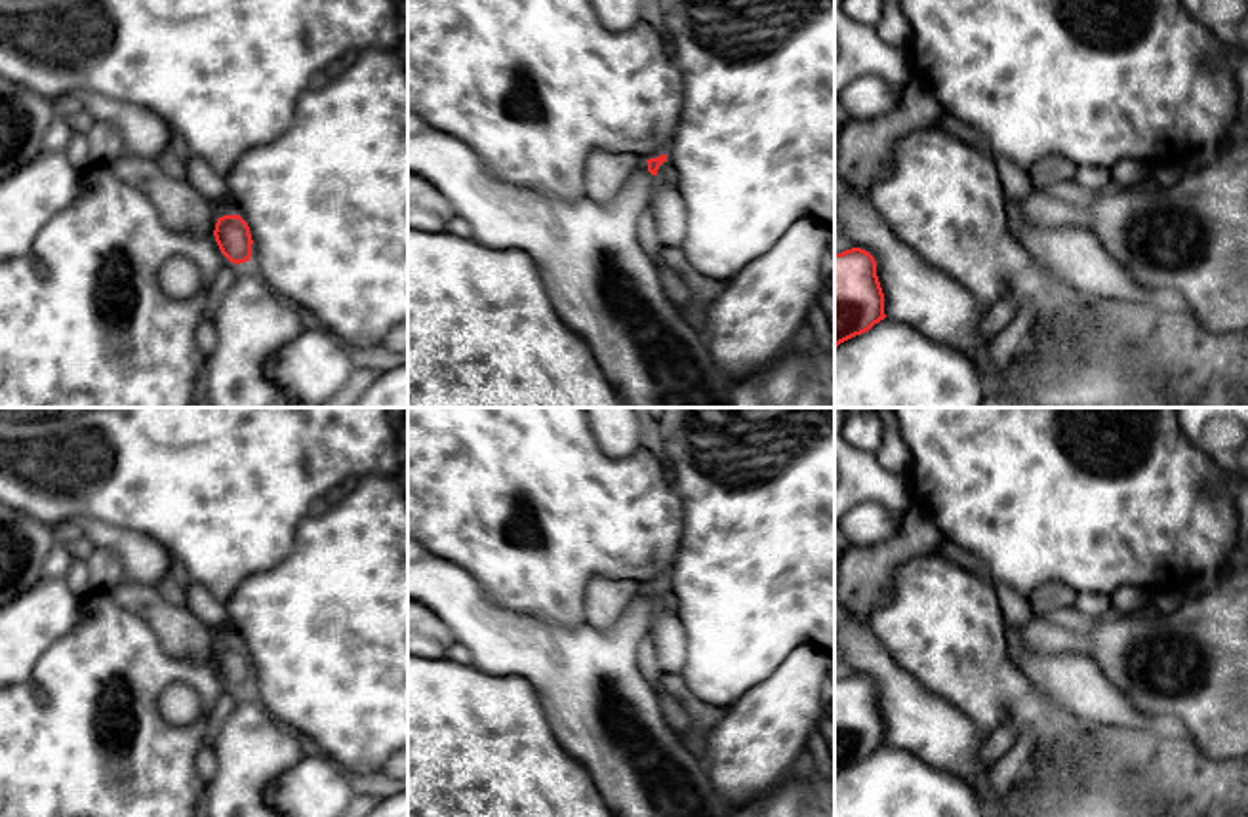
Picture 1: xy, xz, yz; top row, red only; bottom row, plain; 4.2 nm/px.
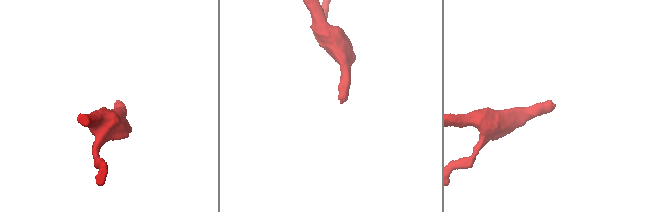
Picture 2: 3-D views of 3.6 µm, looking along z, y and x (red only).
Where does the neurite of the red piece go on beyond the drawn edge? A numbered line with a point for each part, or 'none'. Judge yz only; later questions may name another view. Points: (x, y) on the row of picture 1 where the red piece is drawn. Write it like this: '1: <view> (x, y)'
none

